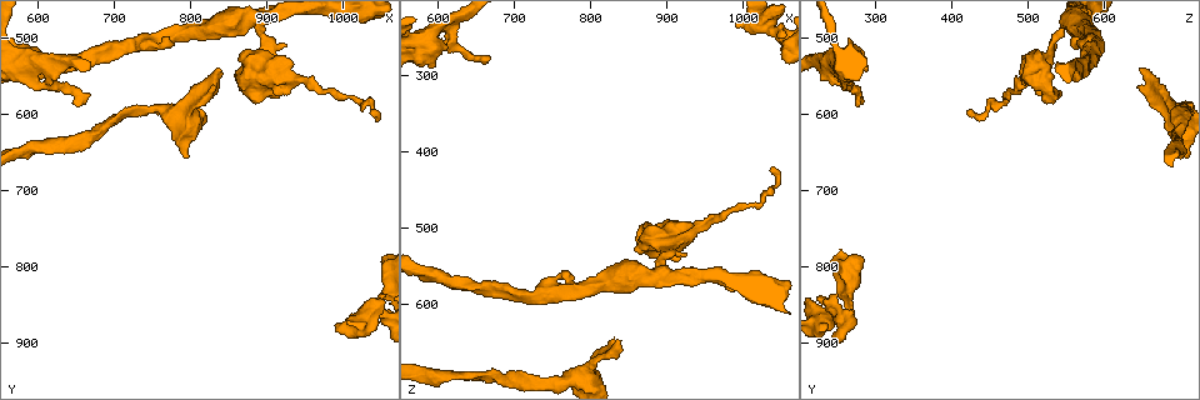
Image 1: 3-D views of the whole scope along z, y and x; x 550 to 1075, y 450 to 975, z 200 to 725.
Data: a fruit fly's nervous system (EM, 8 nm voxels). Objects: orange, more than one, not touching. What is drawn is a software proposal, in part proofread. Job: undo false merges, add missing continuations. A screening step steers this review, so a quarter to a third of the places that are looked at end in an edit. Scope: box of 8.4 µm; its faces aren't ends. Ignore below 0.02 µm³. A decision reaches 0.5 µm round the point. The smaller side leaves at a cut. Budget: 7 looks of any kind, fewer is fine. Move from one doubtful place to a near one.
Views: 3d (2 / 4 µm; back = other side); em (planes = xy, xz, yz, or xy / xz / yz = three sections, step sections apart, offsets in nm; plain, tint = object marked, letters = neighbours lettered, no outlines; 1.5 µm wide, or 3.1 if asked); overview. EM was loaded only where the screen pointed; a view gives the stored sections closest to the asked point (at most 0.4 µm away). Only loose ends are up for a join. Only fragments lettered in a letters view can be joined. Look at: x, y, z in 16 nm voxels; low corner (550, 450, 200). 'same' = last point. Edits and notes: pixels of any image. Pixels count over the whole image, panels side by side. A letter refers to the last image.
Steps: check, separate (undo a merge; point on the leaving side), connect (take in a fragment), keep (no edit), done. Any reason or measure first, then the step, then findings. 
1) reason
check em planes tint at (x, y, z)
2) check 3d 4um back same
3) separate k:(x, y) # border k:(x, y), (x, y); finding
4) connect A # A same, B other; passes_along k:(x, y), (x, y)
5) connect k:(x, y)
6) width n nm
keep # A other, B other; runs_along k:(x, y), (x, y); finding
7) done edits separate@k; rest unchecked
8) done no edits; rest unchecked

thin end
check em planes letters at (665, 575, 280)

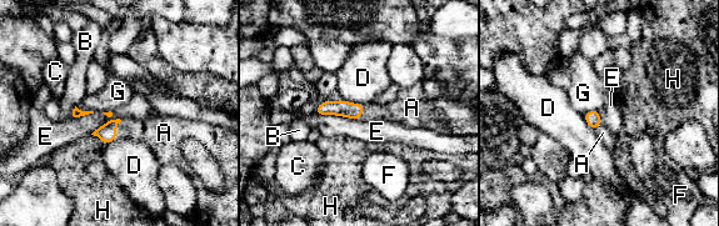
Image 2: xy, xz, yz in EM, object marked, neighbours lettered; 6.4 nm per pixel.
connect 2:(154, 131) # A same, B other, C other, D other, E other, F other, G other, H other; passes_along 2:(106, 132), (115, 130), (154, 131); it goes on there

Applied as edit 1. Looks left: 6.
thin end
check 3d 2um at (830, 575, 655)

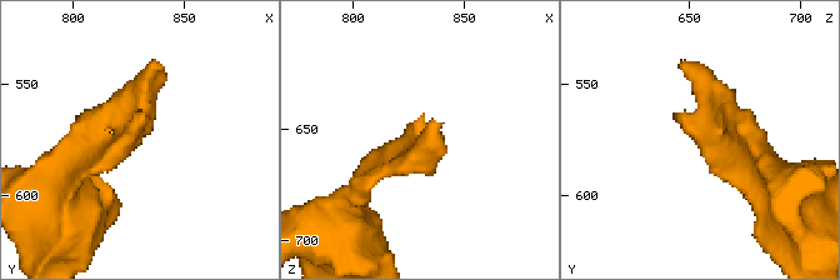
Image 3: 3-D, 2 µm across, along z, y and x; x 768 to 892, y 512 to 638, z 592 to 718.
now the EM
check em xy step 4 letters at (827, 575, 652)

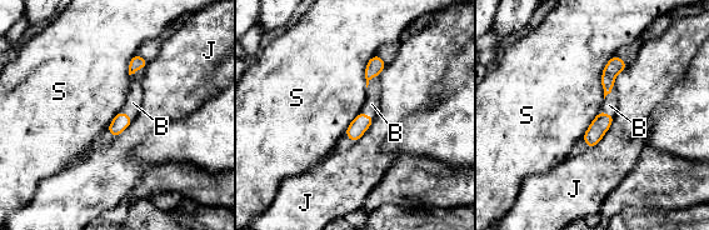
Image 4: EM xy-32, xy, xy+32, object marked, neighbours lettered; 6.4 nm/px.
longest_contact J 280 nm
connect 4:(609, 105) # B same, J other, S other; passes_along 4:(615, 64), (612, 89), (609, 105); it goes on there

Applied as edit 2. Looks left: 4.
done edits connect@2, connect@4; rest unchecked

